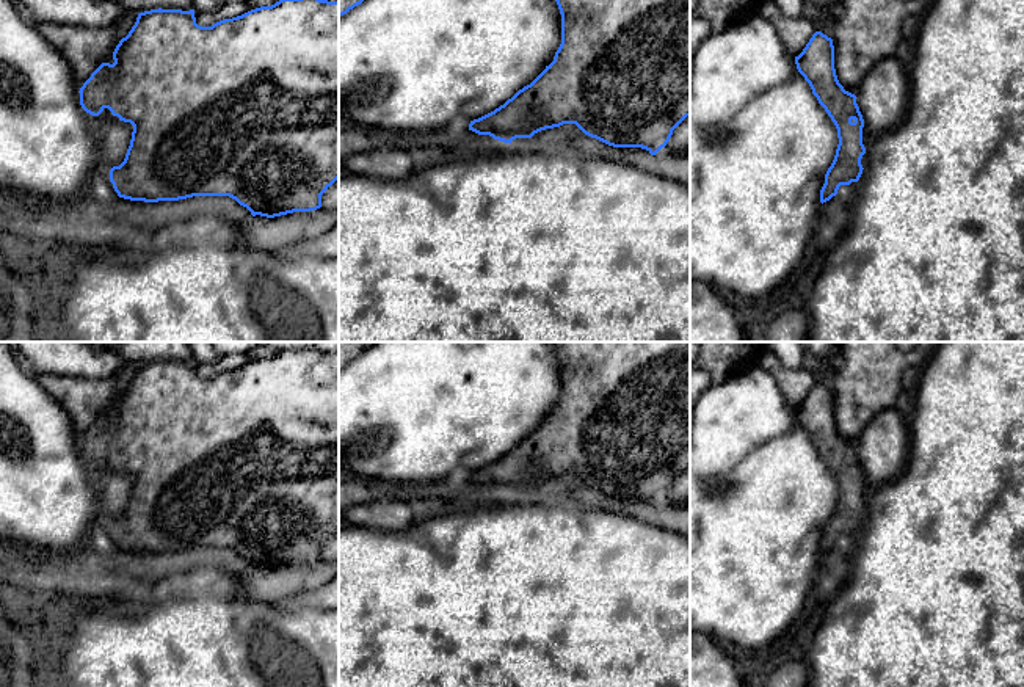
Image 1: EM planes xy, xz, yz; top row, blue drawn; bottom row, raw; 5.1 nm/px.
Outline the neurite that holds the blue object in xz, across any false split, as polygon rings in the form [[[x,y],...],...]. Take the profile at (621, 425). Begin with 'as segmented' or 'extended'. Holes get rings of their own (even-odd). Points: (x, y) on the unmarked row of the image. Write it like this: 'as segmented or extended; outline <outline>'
as segmented; outline [[[552,342],[561,365],[561,395],[554,413],[527,438],[494,463],[470,472],[469,482],[510,494],[516,489],[532,489],[535,485],[576,475],[585,486],[613,499],[641,499],[655,507],[670,493],[673,482],[690,467],[690,342]]]

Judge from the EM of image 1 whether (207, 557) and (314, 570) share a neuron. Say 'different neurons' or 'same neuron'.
same neuron

